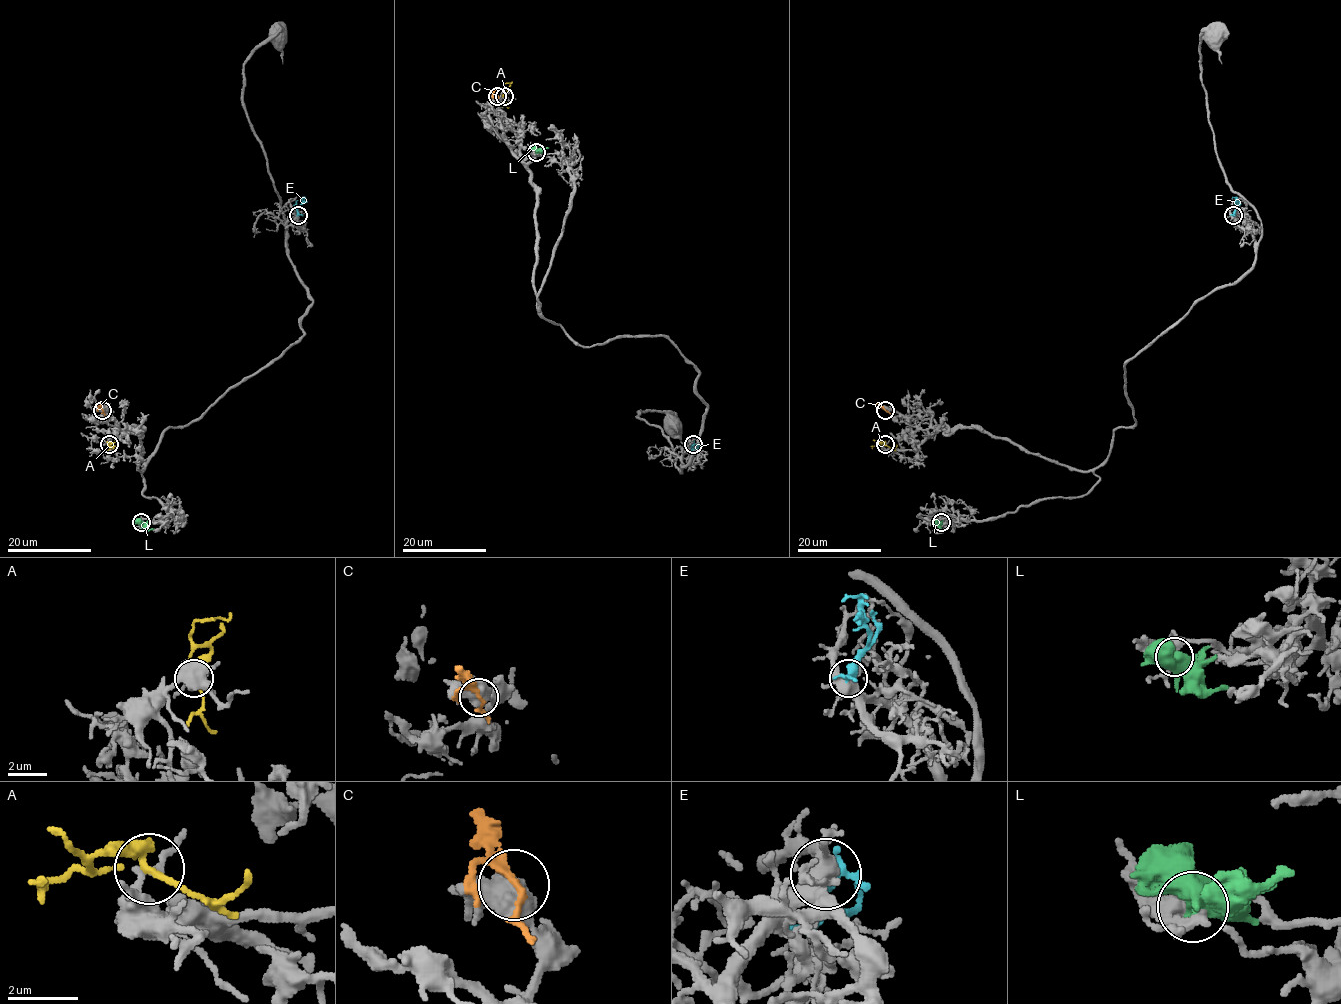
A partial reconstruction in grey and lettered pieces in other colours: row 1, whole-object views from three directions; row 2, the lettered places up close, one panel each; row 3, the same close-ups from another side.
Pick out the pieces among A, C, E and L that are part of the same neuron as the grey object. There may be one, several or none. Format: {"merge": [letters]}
{"merge": ["E"]}

